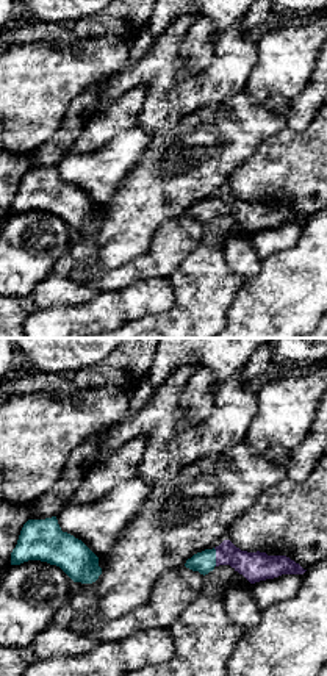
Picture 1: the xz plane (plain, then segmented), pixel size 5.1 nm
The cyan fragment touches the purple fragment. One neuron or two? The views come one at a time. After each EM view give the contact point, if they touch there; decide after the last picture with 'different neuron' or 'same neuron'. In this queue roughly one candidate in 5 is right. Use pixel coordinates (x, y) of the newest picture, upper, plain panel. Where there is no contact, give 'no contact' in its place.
contact (215, 207)

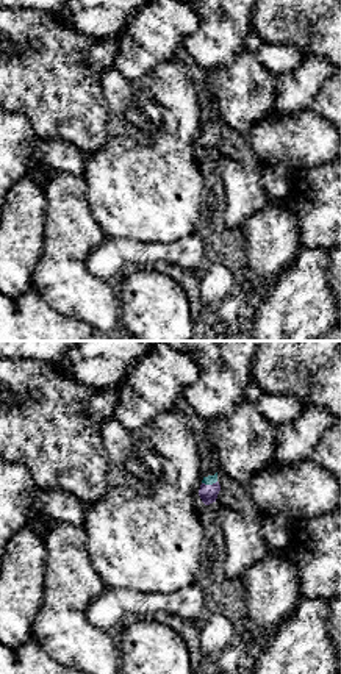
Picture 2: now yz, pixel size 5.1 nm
contact (208, 133)

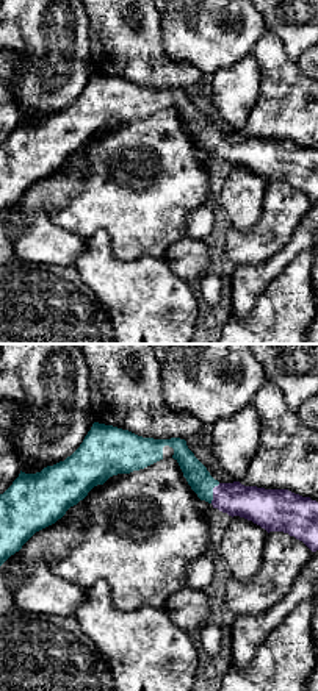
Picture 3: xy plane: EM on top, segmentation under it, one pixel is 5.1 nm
contact (212, 143)

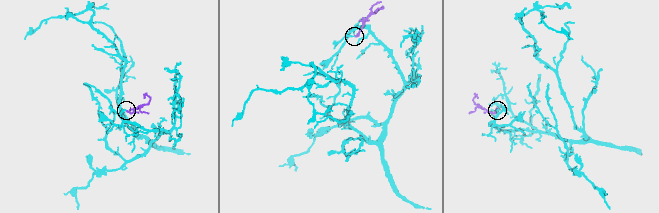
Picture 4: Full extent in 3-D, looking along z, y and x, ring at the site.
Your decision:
same neuron

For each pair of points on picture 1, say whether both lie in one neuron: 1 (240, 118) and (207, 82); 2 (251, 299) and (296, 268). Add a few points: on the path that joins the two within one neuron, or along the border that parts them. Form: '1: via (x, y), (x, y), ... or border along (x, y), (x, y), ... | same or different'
1: border along (243, 89), (224, 100), (205, 104), (191, 113) | different
2: via (262, 299), (285, 279) | same

